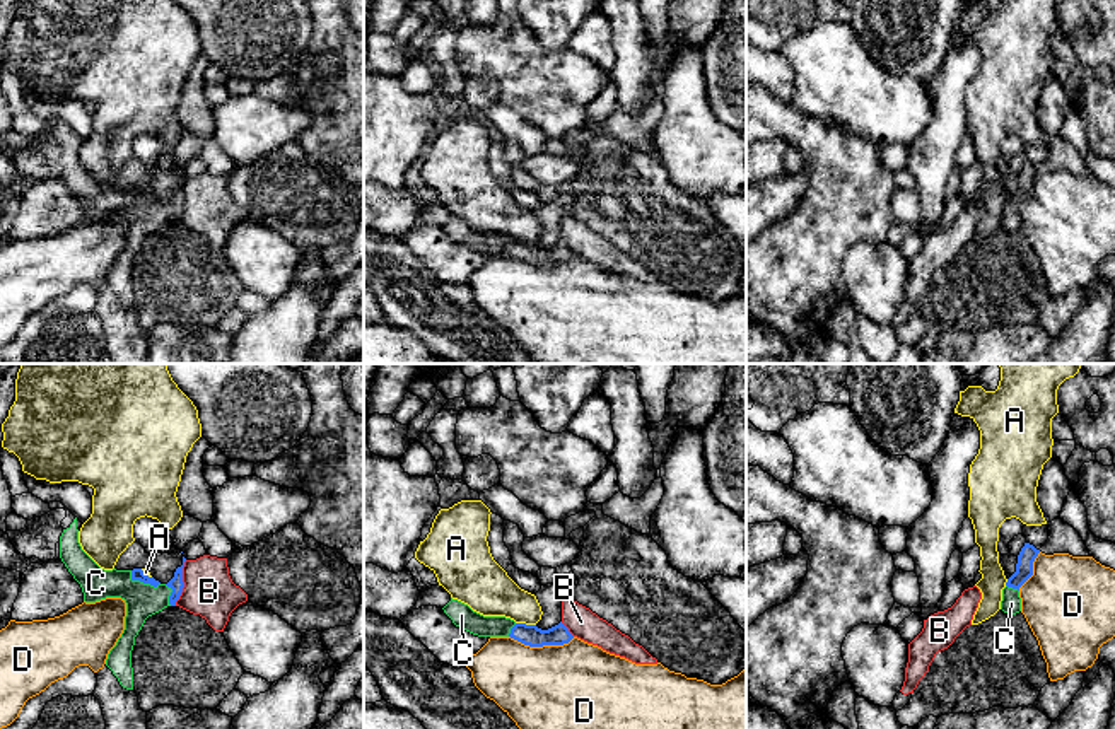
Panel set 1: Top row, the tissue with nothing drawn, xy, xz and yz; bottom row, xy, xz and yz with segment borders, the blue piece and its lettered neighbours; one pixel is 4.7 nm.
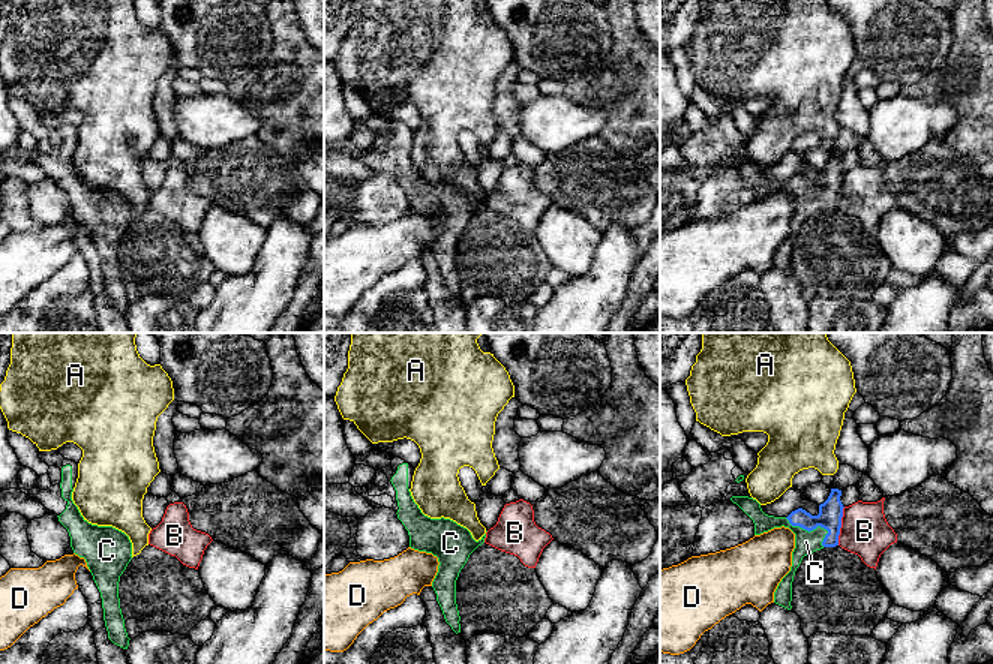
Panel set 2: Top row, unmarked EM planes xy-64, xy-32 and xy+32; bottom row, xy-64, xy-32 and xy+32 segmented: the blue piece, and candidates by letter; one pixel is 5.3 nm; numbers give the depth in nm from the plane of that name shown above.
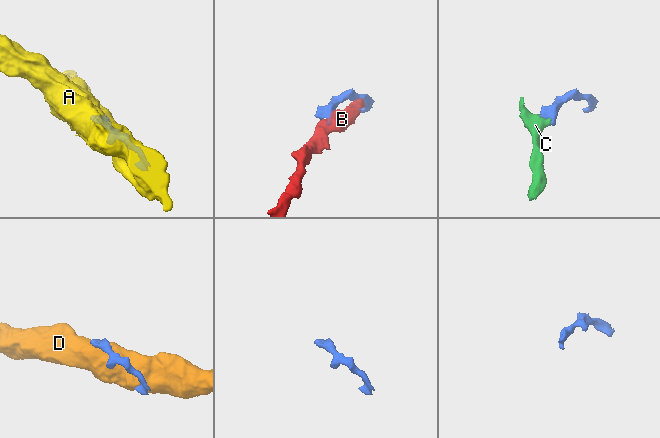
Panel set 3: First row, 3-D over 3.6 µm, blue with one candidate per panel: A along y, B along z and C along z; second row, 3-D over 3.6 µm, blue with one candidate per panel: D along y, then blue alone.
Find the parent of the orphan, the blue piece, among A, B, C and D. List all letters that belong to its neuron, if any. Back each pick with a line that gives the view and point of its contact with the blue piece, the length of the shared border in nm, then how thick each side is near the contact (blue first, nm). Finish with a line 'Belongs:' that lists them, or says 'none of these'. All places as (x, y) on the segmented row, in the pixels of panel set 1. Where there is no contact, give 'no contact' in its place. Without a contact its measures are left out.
C: meets blue in xy at (142, 581); contact 160 nm long; 60 nm thick on the blue side, 160 nm on the other
Belongs: C

